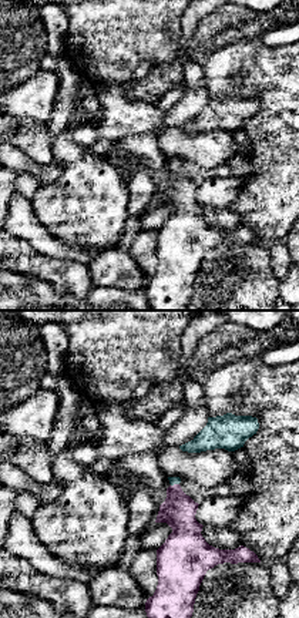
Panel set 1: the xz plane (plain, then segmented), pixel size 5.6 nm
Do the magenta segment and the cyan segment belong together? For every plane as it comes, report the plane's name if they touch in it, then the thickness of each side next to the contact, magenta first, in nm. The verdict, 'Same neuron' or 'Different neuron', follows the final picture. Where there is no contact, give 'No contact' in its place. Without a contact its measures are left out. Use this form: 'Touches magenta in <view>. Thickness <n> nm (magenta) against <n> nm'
Touches magenta in xz. Thickness 200 nm (magenta) against 50 nm

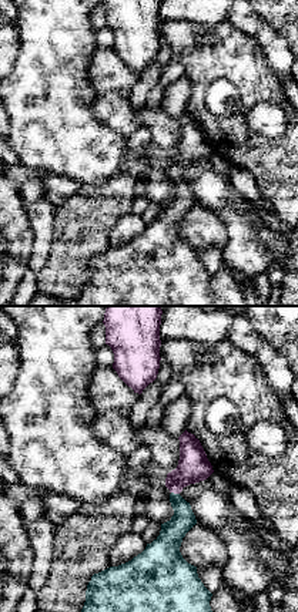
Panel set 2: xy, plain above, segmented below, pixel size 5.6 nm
Touches magenta in xy. Thickness 180 nm (magenta) against 140 nm

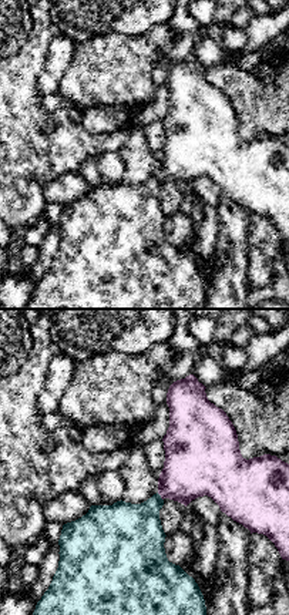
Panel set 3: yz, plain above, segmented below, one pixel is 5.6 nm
Touches magenta in yz. Thickness 340 nm (magenta) against 320 nm

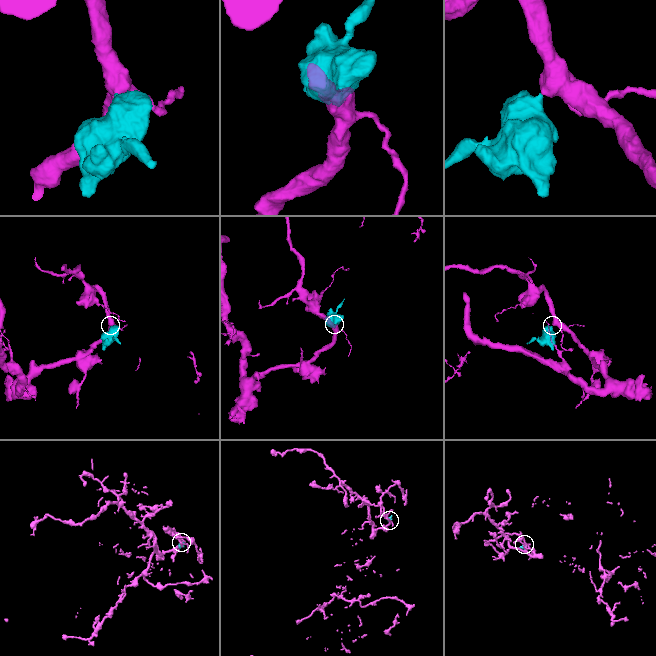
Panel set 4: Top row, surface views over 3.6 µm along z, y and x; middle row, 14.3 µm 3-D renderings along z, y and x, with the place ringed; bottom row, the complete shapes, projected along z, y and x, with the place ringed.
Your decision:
Same neuron

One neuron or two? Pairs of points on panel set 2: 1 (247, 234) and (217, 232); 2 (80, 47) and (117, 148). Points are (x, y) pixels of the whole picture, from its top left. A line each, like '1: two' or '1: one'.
1: two
2: one

